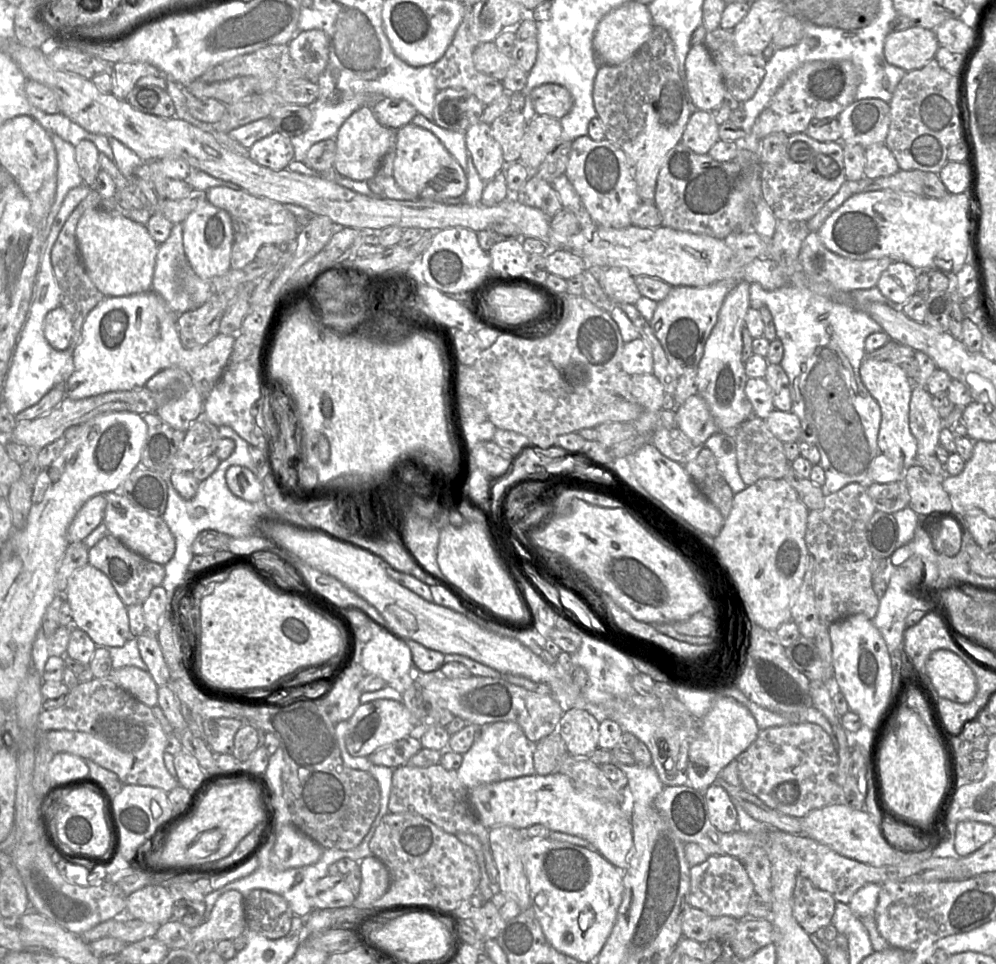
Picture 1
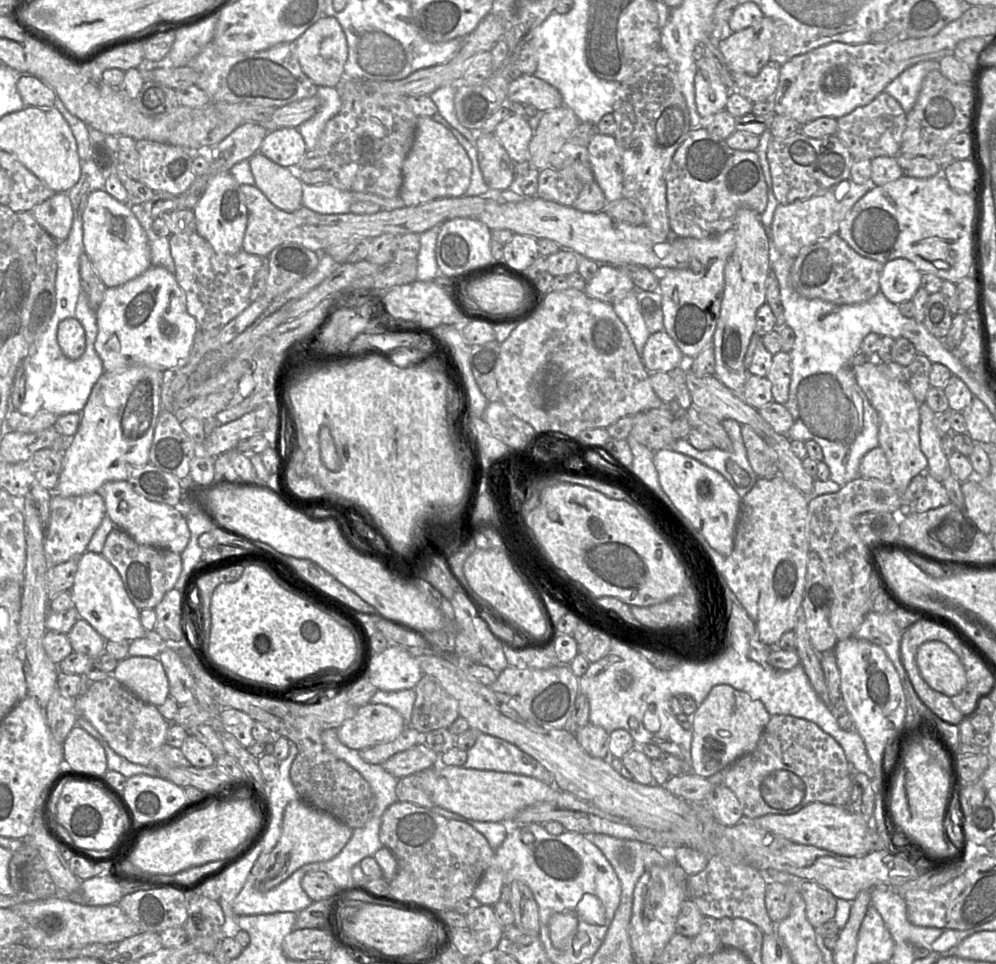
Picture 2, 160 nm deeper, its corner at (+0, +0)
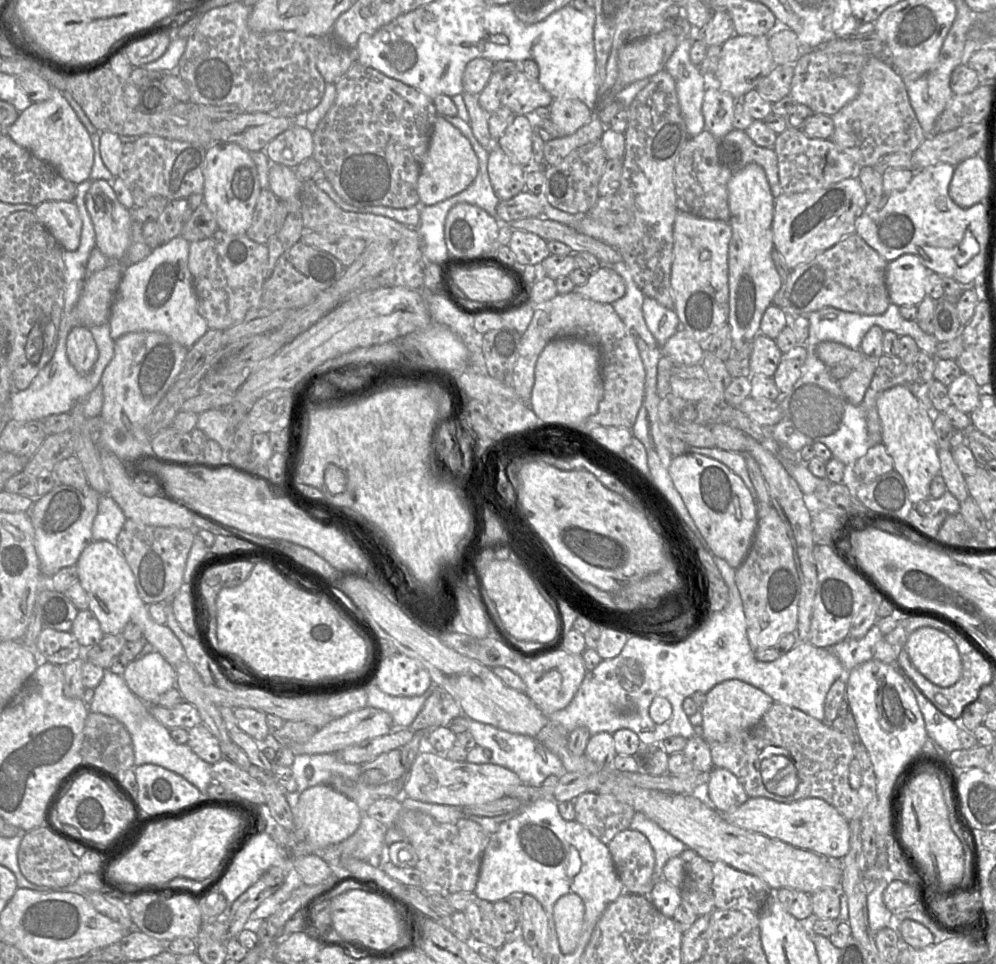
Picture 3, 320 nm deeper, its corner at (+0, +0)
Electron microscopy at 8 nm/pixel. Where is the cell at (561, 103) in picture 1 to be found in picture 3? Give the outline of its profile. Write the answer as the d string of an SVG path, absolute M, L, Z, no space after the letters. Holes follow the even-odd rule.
M524 71L504 77L501 103L516 115L533 113L538 107L550 107L553 101L552 95L538 79L530 77Z

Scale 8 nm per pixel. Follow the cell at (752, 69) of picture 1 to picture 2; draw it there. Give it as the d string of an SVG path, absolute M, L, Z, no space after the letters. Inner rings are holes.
M770 60L756 76L731 73L736 91L753 103L771 99L778 87L782 65Z

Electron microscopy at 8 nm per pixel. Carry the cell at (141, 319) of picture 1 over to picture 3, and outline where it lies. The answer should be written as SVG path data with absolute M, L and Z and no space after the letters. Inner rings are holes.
M177 236L153 249L144 260L123 266L123 277L108 322L110 336L114 341L130 332L160 332L189 349L207 332L208 325L197 311L197 296L188 268L189 247L189 241Z

